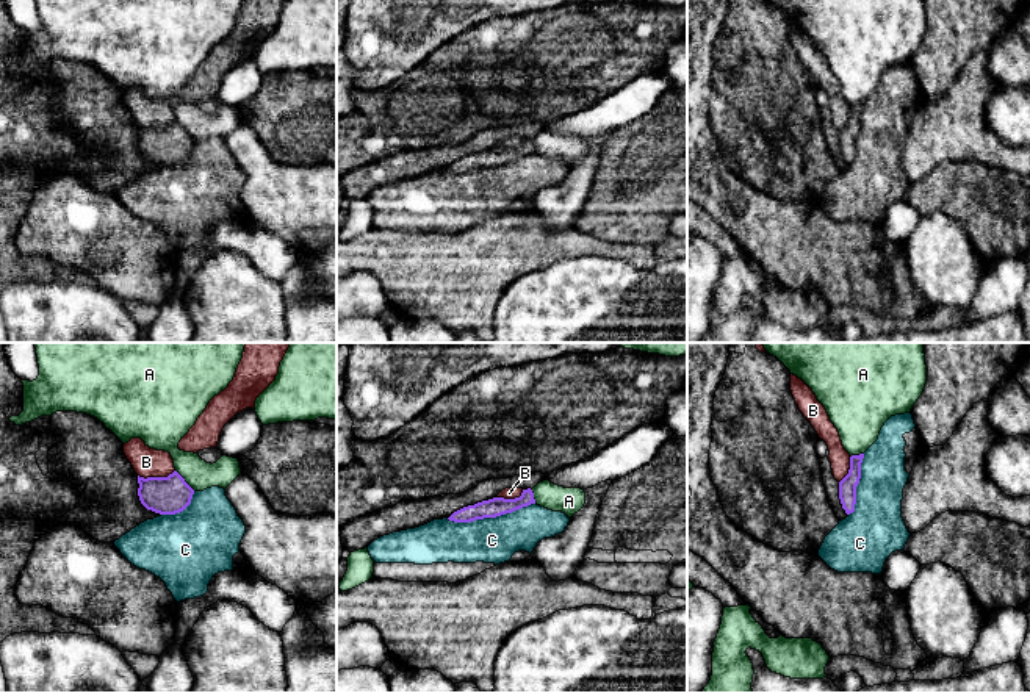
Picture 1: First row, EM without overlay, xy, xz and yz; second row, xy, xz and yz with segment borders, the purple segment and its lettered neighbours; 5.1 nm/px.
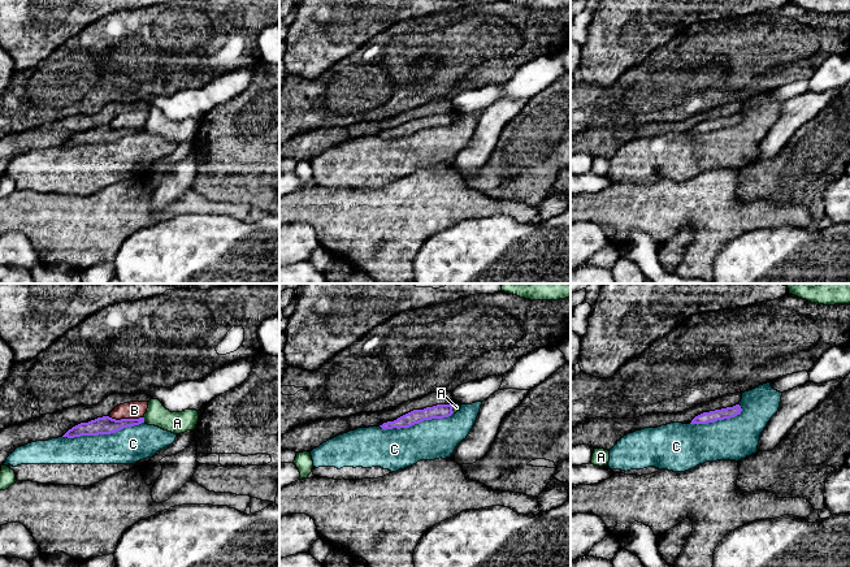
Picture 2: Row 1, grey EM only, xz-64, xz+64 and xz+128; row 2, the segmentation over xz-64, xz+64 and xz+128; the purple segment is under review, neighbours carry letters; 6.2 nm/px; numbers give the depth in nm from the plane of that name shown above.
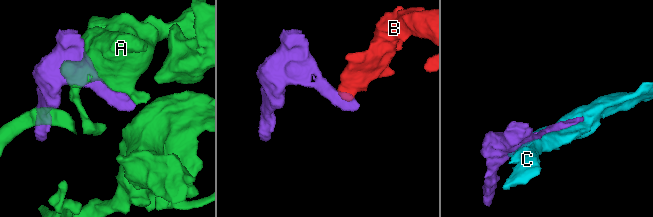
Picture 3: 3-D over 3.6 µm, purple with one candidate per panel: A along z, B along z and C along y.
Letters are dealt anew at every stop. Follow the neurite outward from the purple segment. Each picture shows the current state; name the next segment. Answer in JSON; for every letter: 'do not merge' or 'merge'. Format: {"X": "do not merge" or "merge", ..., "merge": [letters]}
{"A": "do not merge", "B": "do not merge", "C": "do not merge", "merge": []}

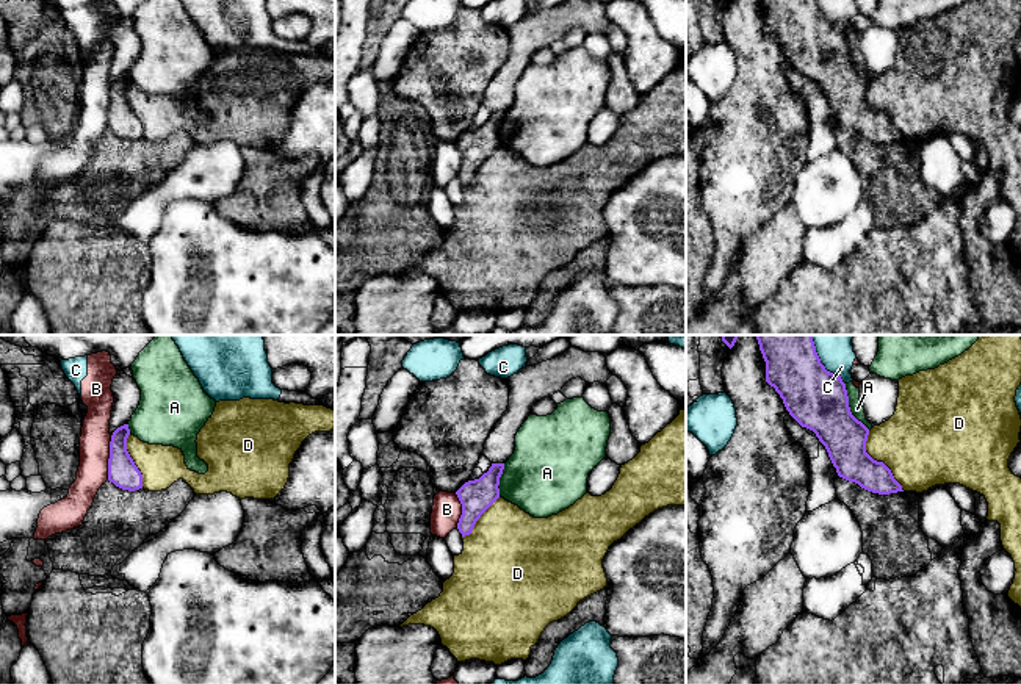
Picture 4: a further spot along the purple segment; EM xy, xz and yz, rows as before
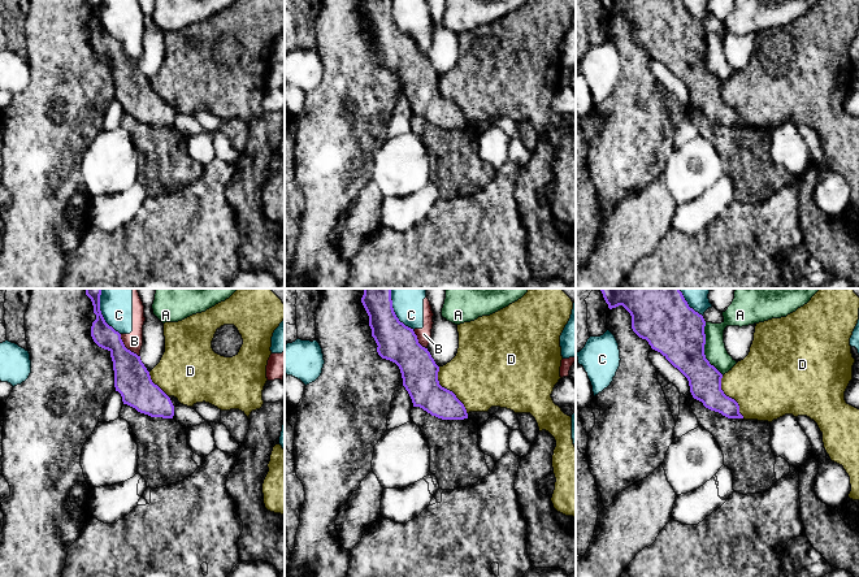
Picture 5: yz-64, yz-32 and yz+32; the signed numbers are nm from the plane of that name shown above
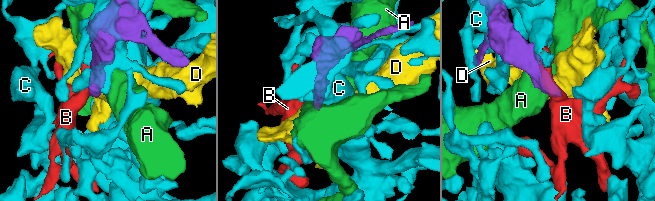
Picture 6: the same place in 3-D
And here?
{"A": "do not merge", "B": "do not merge", "C": "do not merge", "D": "do not merge", "merge": []}

